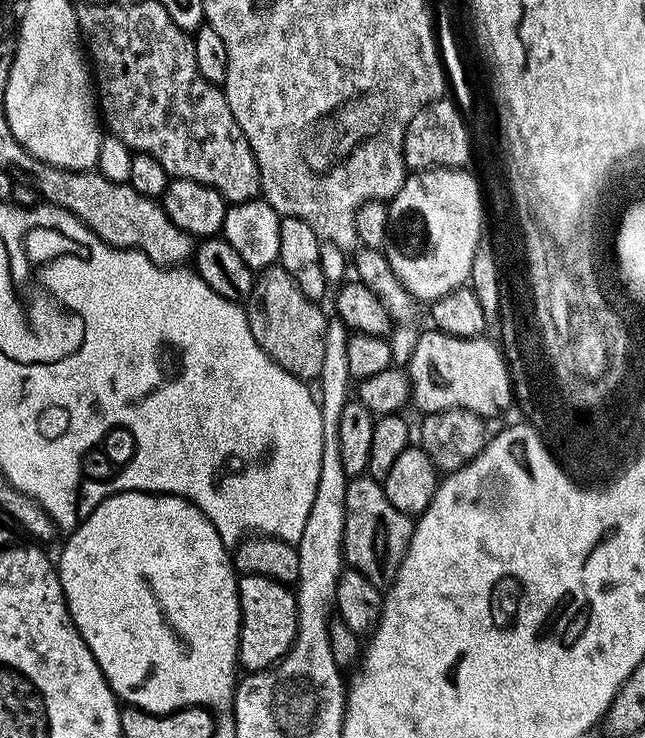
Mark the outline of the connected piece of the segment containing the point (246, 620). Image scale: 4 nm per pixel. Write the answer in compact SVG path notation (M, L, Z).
M240 576L236 585L240 595L240 655L238 664L245 673L261 672L263 668L271 668L284 657L296 640L296 609L295 591L287 584L280 584L270 578L261 576Z

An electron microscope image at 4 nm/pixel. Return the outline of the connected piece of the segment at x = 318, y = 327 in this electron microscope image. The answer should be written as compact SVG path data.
M279 266L265 268L253 279L252 292L246 301L248 325L250 334L254 334L254 342L258 342L258 346L262 346L264 353L278 366L282 366L282 370L305 382L315 381L319 377L322 357L326 354L326 334L330 331L330 324L324 321L324 312L320 307L317 301L306 298L294 278L290 278L290 274L286 274L286 270Z

